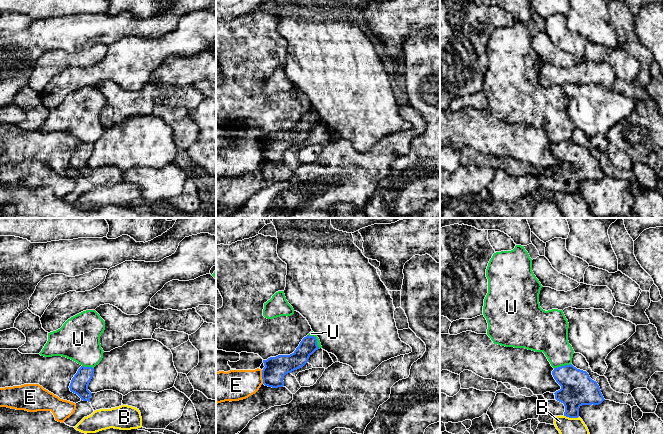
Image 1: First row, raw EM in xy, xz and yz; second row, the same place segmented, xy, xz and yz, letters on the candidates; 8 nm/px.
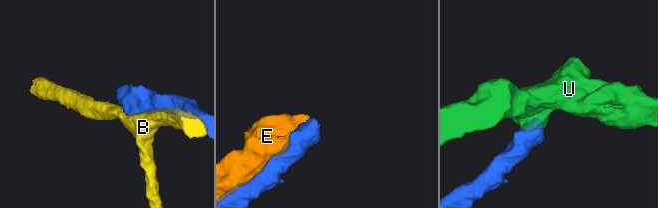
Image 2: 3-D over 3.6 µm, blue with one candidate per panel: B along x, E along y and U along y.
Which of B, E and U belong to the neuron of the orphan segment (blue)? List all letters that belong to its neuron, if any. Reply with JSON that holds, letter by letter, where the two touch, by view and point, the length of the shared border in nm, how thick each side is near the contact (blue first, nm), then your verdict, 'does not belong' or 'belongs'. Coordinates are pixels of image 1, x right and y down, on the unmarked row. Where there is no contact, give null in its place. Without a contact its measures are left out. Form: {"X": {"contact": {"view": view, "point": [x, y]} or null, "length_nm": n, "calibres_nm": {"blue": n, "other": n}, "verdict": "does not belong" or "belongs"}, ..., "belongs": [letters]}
{"B": {"contact": {"view": "yz", "point": [571, 193]}, "length_nm": 130, "calibres_nm": {"blue": 280, "other": 220}, "verdict": "does not belong"}, "E": {"contact": {"view": "xz", "point": [262, 153]}, "length_nm": 110, "calibres_nm": {"blue": 180, "other": 260}, "verdict": "does not belong"}, "U": {"contact": {"view": "xz", "point": [316, 116]}, "length_nm": 150, "calibres_nm": {"blue": 140, "other": 40}, "verdict": "does not belong"}, "belongs": []}

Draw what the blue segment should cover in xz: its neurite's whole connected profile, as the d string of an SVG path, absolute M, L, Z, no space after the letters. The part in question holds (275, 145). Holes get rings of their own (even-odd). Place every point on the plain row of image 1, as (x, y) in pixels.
M307 111L292 130L263 136L265 142L262 146L263 160L272 164L283 163L284 152L303 143L318 125L316 113Z

